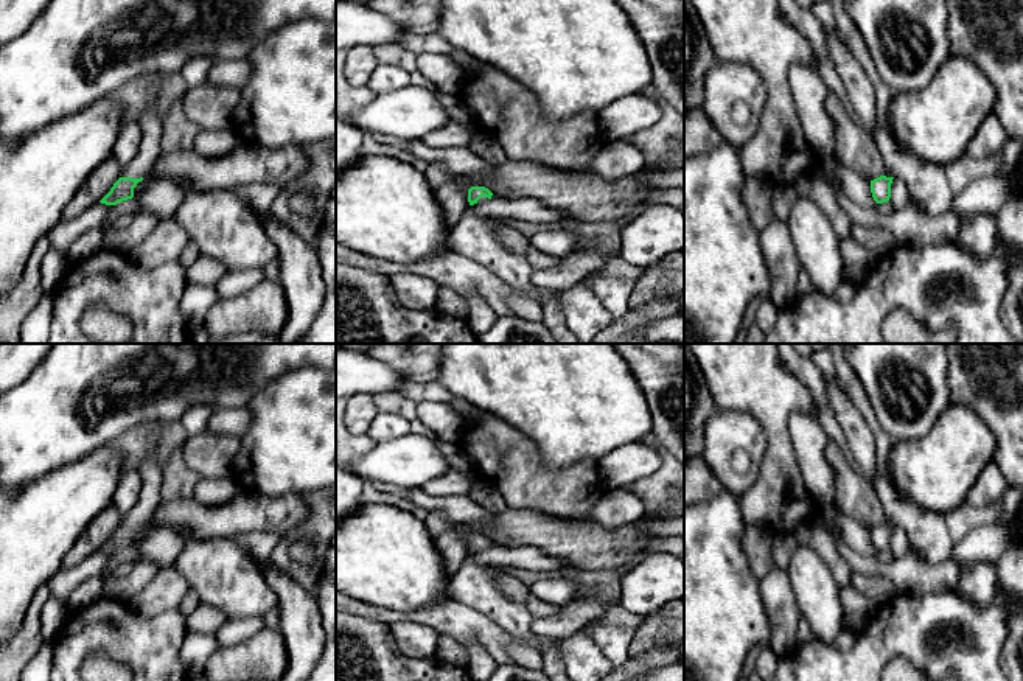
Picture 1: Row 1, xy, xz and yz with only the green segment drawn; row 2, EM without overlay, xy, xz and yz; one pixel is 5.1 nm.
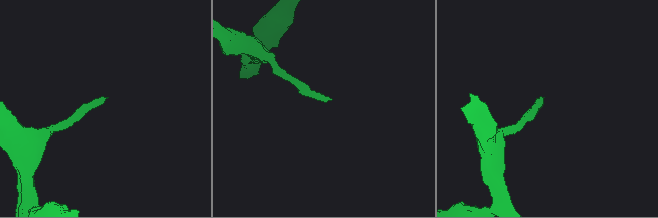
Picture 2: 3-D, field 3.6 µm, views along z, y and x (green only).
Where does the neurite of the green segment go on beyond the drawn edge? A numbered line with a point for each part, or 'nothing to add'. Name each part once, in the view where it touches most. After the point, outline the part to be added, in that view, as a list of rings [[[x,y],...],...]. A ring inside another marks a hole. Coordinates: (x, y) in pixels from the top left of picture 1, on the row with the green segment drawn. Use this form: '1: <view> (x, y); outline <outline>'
1: xy (151, 125); outline [[[149,106],[140,117],[141,141],[135,159],[124,166],[121,177],[146,177],[154,162],[162,154],[162,132],[165,123],[160,118],[157,106]]]

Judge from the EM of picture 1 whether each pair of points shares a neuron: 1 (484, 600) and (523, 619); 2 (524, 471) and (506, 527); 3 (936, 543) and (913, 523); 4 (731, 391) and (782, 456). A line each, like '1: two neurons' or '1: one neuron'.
1: one neuron
2: two neurons
3: one neuron
4: one neuron

